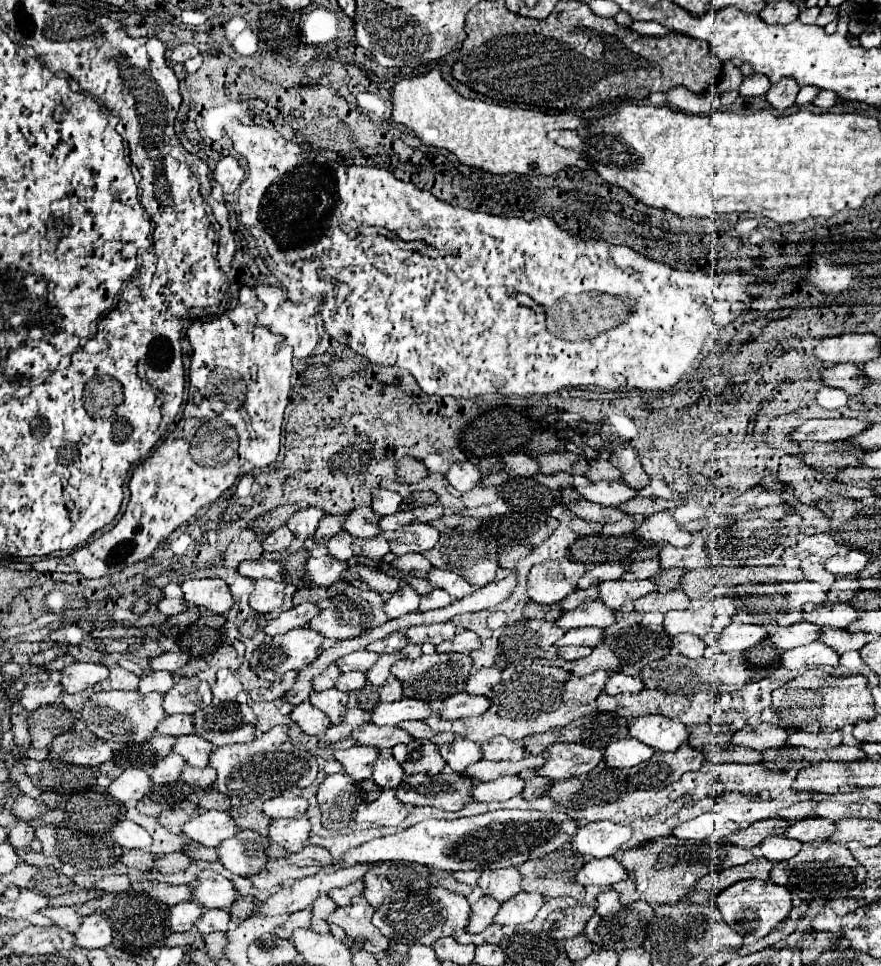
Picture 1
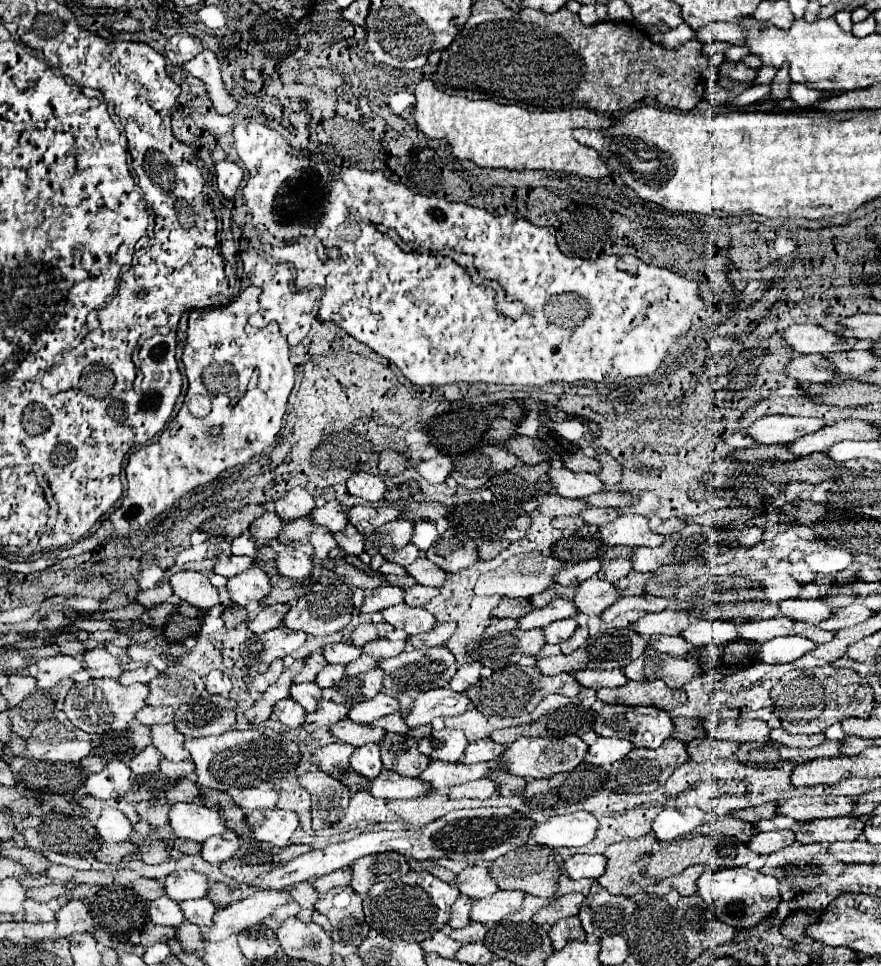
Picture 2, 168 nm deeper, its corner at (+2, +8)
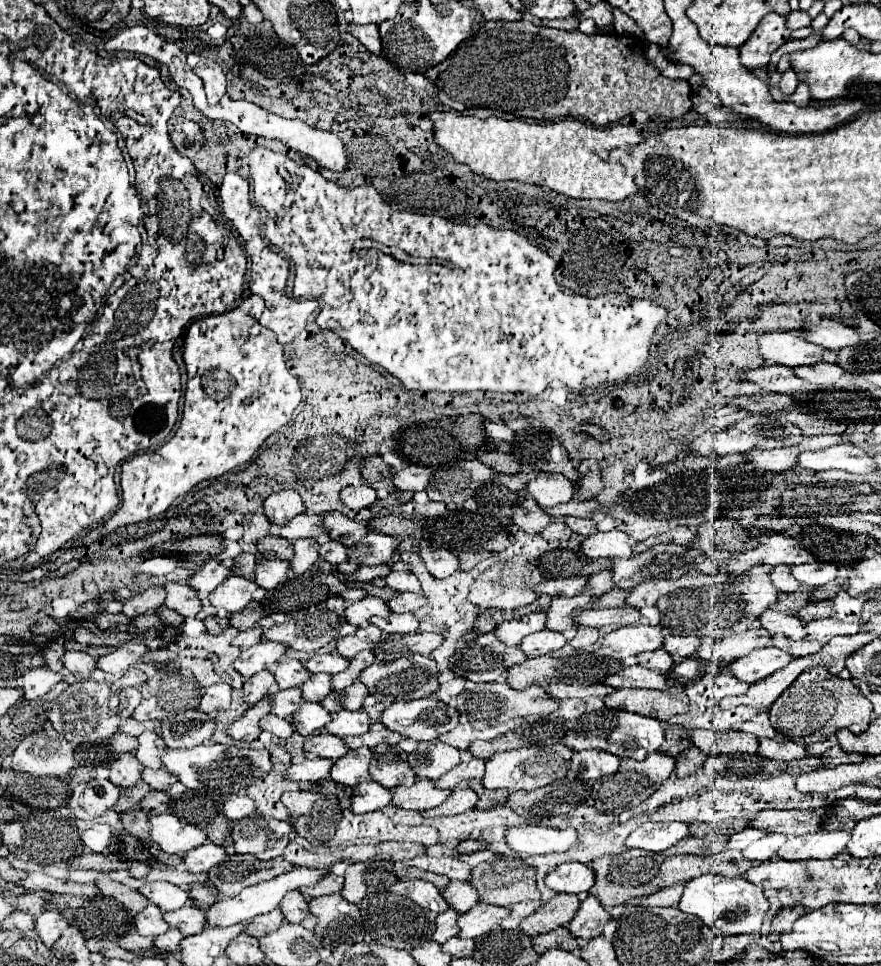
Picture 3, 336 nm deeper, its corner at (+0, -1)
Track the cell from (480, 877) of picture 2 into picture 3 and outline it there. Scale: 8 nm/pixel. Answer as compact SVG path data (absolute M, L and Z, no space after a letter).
M450 880L448 888L442 892L442 896L450 904L450 908L454 908L456 912L468 912L470 908L474 908L480 902L478 890L474 890L470 886L470 882L462 882L462 880Z

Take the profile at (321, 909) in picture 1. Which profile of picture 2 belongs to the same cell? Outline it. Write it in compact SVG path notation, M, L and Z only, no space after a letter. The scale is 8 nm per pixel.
M300 883L294 889L290 889L290 897L300 905L300 913L296 915L300 921L308 923L312 913L314 913L314 903L318 899L316 889L310 887L310 883Z

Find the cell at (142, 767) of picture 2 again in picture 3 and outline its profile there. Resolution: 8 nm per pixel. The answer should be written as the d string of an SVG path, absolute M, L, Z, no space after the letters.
M122 754L112 766L110 766L110 780L120 788L130 788L138 780L142 780L144 766L134 758L134 754Z

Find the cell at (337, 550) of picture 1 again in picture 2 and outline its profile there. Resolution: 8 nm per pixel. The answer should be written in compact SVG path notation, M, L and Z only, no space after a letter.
M314 527L312 535L310 535L310 545L314 547L312 559L326 559L328 551L336 547L336 541L326 527Z

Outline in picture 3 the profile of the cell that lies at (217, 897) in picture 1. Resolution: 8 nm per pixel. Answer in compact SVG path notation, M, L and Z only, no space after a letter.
M150 882L150 884L144 884L138 892L144 894L152 904L156 904L164 912L178 910L190 904L190 890L170 882Z

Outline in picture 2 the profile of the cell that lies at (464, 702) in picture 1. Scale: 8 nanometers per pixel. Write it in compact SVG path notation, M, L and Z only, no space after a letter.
M450 687L444 689L430 689L420 693L408 715L404 717L408 727L420 727L430 725L436 717L452 717L458 713L464 713L470 707L470 701L464 693L456 693Z

